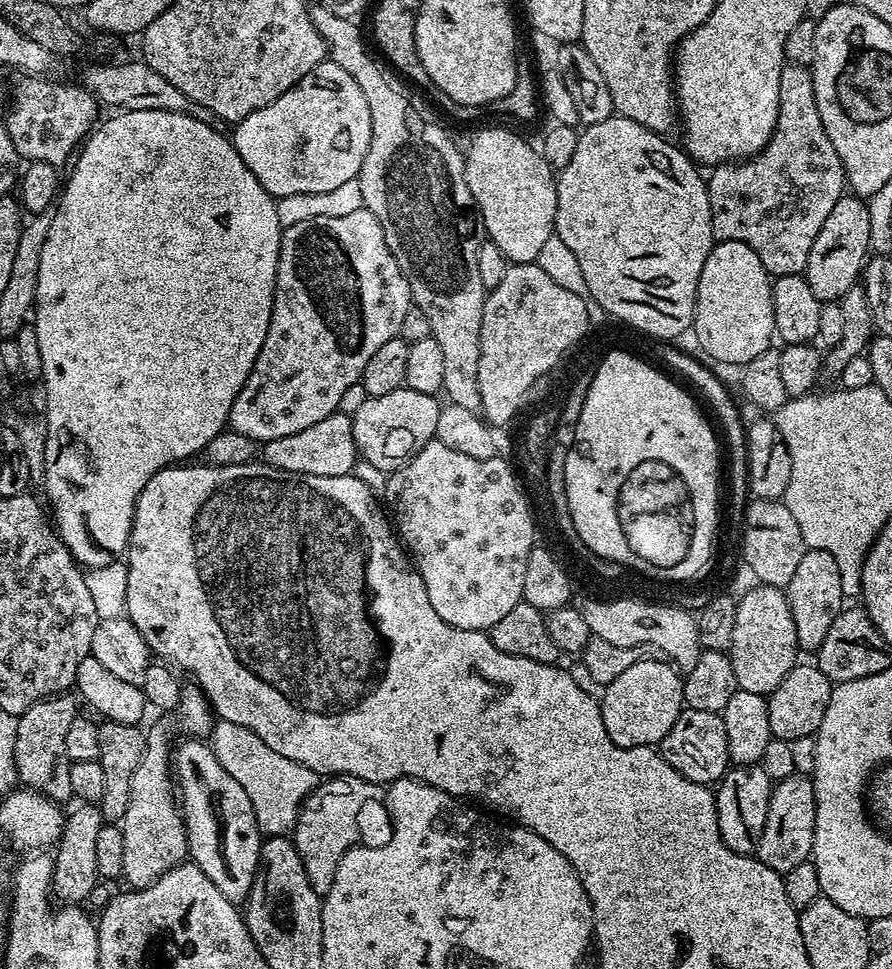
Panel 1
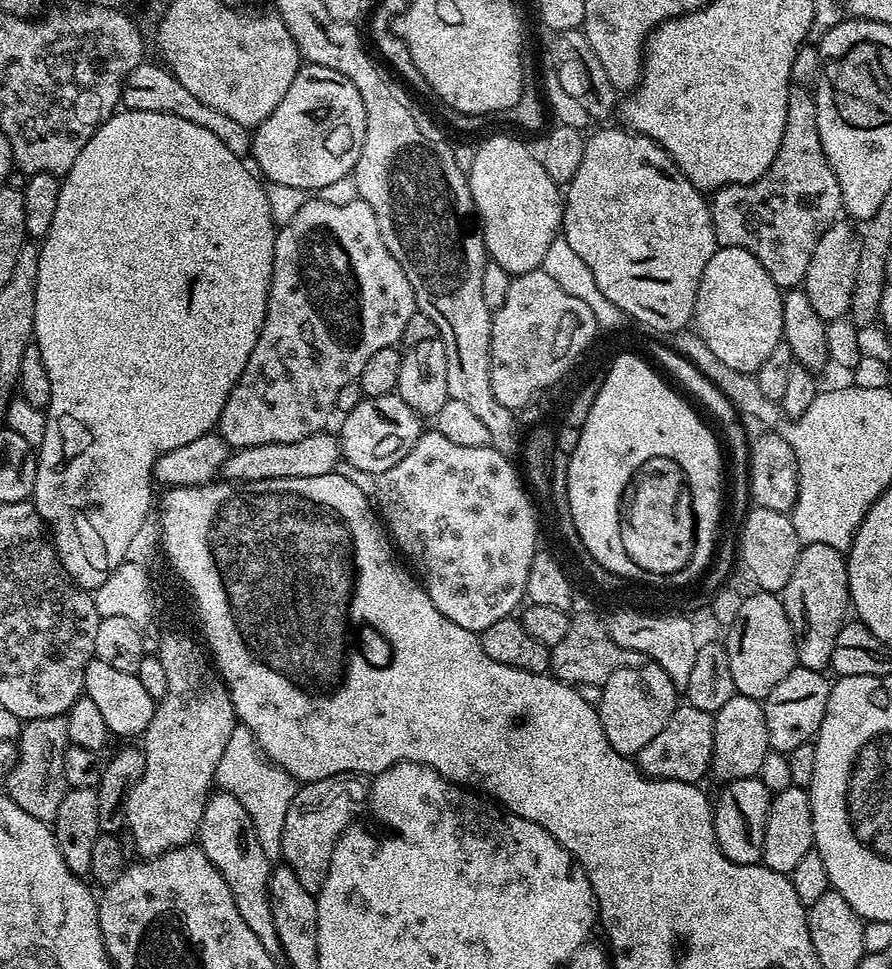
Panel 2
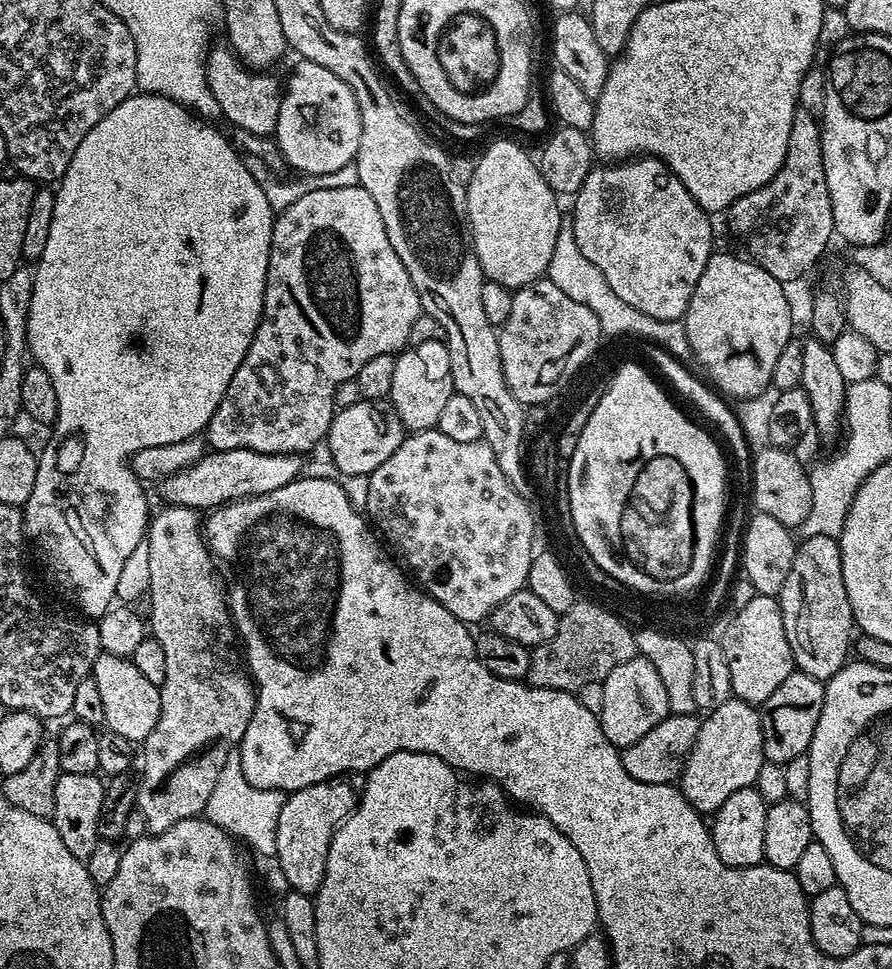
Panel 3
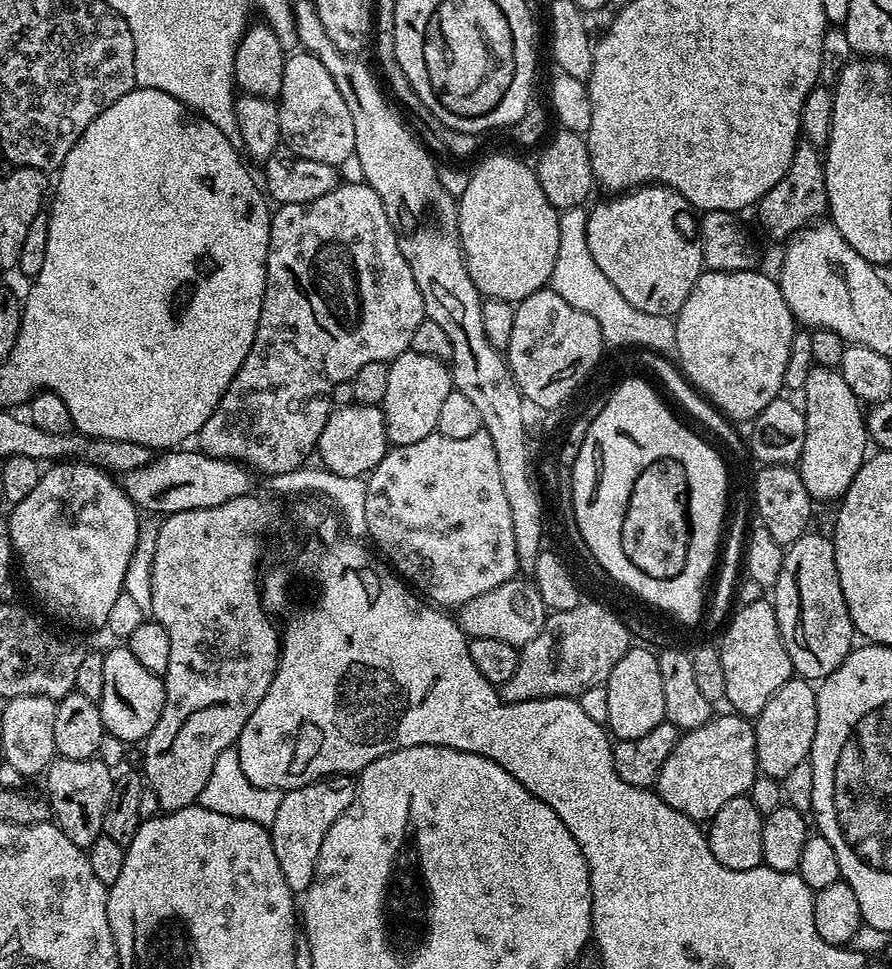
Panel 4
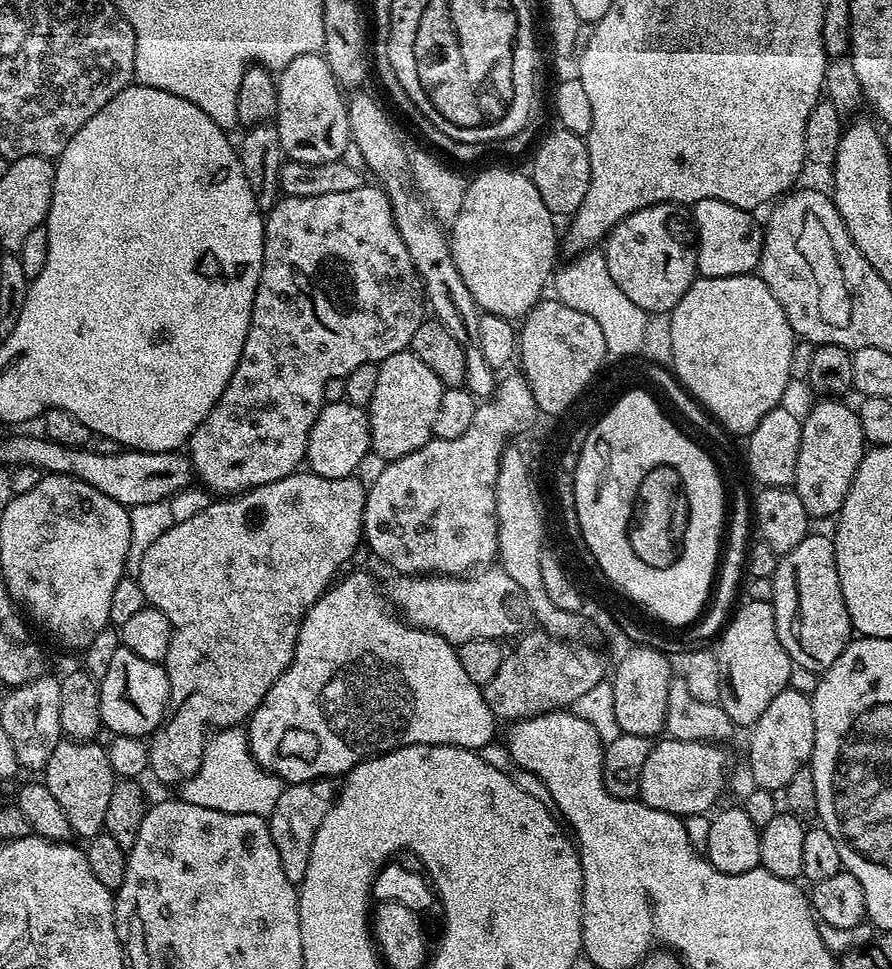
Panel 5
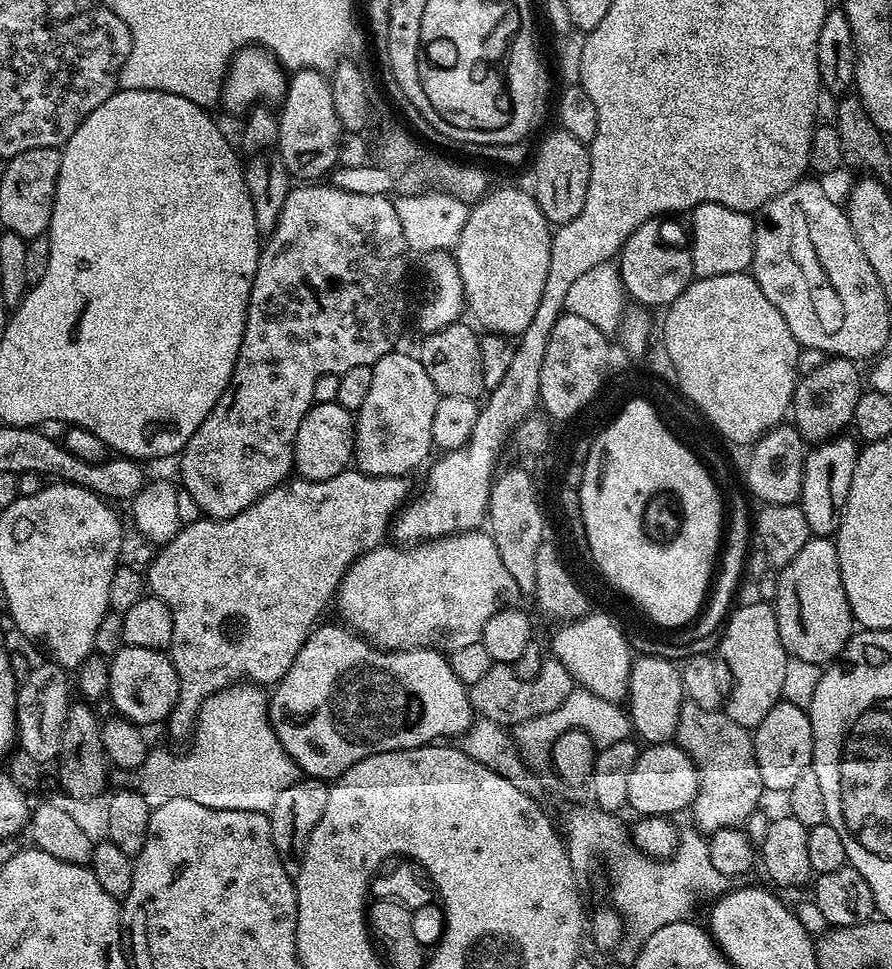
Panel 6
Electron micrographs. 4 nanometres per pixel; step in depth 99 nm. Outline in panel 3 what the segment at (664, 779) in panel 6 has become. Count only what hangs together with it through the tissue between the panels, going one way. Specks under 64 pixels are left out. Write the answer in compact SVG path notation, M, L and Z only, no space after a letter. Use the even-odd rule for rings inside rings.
M733 698L701 719L698 738L679 774L678 787L697 812L714 814L730 794L755 785L764 762L762 722L757 705Z

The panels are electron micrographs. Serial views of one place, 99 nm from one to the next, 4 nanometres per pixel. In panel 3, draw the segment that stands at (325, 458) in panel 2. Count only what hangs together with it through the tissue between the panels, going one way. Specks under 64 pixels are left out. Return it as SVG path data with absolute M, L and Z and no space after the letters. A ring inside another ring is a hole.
M245 448L221 452L212 450L194 462L194 466L186 466L186 470L178 470L178 474L162 481L158 491L164 495L165 505L211 510L232 500L270 494L270 490L279 490L281 486L300 479L305 471L304 460L300 454L262 454Z

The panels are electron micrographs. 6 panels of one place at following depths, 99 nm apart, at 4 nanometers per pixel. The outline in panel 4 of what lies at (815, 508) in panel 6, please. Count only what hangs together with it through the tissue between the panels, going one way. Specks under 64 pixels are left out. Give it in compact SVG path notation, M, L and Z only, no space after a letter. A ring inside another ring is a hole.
M813 365L806 378L806 386L802 389L803 396L806 442L802 442L802 454L798 461L802 484L806 486L813 501L836 502L846 494L850 482L854 482L854 474L858 474L869 455L866 412L860 399L837 369Z

